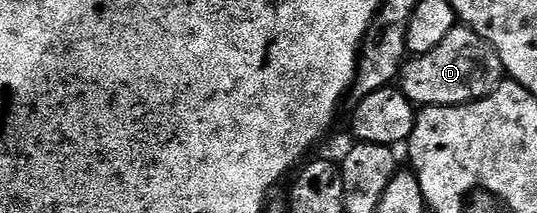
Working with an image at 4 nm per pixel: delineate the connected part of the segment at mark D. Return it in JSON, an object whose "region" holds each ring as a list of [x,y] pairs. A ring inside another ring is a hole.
{"region":[[[459,24],[451,32],[447,32],[443,44],[439,48],[431,48],[431,52],[410,57],[401,68],[399,89],[409,98],[414,107],[426,106],[464,106],[466,102],[478,102],[480,98],[491,96],[506,81],[503,60],[499,60],[499,52],[483,36],[479,36],[468,26]]]}

